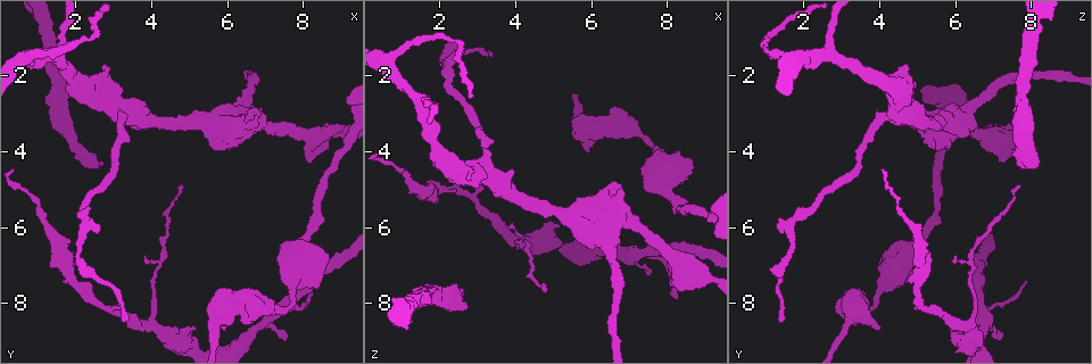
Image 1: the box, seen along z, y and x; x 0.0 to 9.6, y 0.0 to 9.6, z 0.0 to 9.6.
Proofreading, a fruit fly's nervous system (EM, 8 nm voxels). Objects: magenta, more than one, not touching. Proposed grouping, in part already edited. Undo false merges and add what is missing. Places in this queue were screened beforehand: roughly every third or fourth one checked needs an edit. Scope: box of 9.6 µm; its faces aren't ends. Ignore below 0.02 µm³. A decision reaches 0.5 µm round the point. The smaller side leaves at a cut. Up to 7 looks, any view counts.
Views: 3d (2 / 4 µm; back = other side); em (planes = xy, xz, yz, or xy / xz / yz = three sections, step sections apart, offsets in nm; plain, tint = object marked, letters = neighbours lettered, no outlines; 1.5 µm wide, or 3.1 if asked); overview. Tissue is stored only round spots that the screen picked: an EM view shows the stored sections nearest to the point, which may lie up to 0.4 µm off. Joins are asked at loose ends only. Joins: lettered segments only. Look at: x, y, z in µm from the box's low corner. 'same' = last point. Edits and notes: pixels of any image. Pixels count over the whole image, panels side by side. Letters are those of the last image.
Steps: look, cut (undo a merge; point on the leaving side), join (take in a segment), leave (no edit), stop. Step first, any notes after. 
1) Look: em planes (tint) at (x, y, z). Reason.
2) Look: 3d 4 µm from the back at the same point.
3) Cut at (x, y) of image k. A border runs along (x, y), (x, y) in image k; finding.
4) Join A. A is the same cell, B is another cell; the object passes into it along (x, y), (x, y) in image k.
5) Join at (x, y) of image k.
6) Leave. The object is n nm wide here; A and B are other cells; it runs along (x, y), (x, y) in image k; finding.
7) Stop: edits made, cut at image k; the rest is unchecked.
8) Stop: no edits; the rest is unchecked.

Look: 3d 2 µm at (3.20, 8.45, 1.35). Long arm stops here.

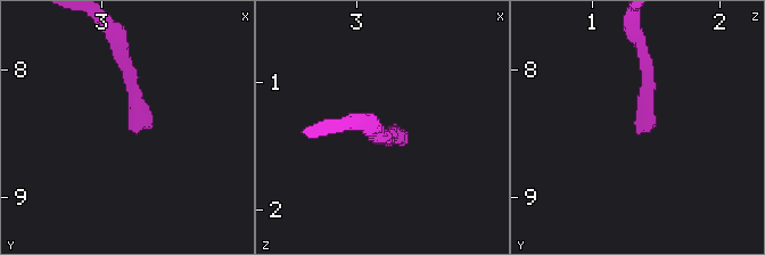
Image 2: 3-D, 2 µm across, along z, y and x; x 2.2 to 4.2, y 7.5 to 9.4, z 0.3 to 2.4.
Look: em planes (letters) at (3.24, 8.48, 1.38). Shape alone is not enough.

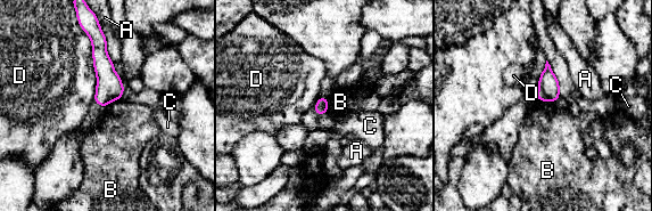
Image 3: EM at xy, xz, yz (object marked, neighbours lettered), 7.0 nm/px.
Leave. A, B, C and D are other cells; it runs along (95, 35), (104, 66), (104, 103) in image 3; none of them fits.

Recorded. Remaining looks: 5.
Look: em xy step 8 (letters) at (2.65, 6.00, 1.35). Free end.

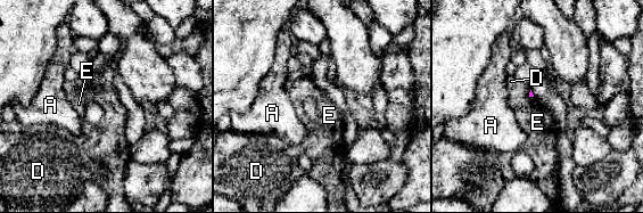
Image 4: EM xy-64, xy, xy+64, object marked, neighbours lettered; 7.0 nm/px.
Look: em planes (letters) at the same point. Cut it another way.

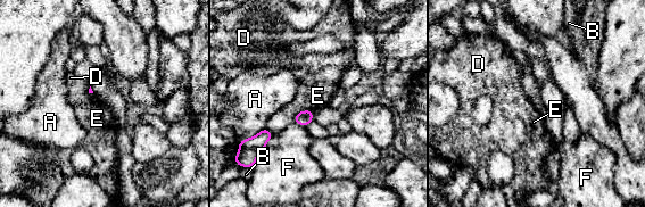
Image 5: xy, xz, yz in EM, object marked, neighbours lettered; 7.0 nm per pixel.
Leave. A, B, D, E and F are other cells; a border runs along (313, 110), (300, 110), (292, 121) in image 5; none of them fits.

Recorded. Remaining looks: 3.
Look: em planes (letters) at (6.40, 2.75, 6.50). Sudden change in width.

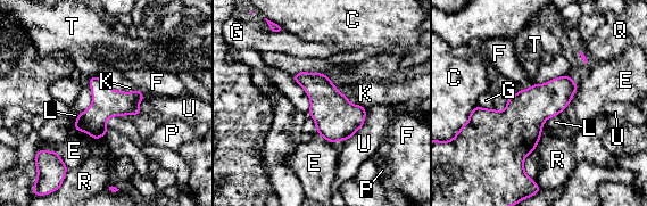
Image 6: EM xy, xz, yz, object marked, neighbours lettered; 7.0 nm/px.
Leave. C, E, F, G, K, L, P, Q, R, T and U are other cells; a border runs along (124, 90), (139, 90), (144, 99) in image 6; continuous, no second neuron.

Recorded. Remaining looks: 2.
Stop: no edits; the rest is unchecked.

